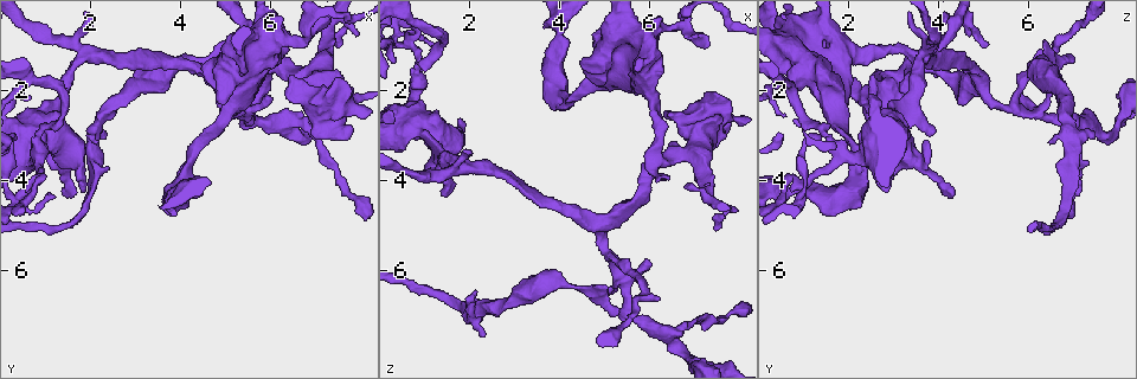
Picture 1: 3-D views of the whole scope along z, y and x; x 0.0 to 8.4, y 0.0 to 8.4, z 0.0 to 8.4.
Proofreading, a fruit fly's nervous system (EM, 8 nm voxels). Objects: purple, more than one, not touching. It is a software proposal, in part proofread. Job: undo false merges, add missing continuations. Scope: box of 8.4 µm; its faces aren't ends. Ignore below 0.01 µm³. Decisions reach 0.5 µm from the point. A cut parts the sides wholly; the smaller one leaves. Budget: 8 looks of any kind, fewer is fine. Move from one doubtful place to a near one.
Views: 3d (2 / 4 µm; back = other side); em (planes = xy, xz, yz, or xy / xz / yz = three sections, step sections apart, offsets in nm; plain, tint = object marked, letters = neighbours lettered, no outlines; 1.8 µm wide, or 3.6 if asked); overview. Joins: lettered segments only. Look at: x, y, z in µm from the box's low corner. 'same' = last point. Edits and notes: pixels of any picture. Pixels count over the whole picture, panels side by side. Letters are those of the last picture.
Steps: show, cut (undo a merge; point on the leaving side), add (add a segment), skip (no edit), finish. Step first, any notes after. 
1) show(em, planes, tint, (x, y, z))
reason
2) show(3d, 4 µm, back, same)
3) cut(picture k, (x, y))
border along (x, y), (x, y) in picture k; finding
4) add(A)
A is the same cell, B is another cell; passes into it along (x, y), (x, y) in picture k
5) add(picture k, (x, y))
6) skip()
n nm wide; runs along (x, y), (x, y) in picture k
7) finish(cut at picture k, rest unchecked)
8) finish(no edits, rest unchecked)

show(em, xy, step 4, letters, (2.35, 3.05, 7.45))
an open end

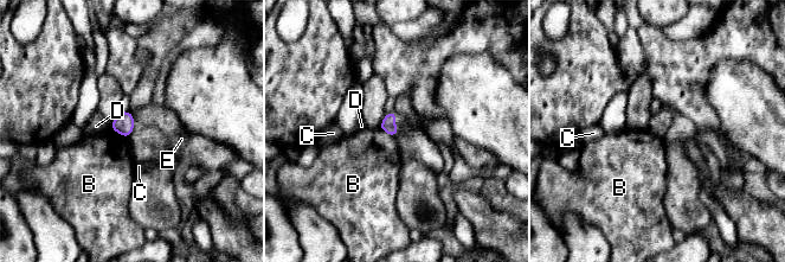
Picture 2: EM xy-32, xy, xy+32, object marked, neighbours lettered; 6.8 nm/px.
show(em, xz, step 8, letters, same)
another direction

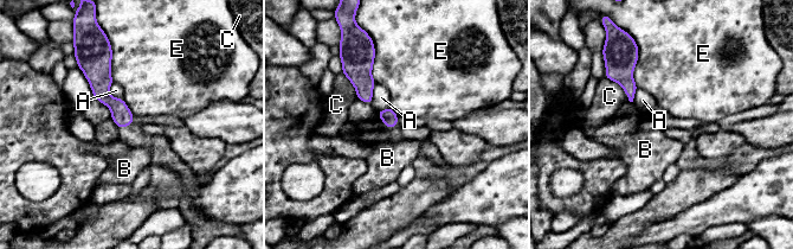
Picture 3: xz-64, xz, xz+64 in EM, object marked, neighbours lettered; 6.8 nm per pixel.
skip()
A, B, C and E are other cells; none of them fits

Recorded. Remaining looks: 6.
show(3d, 4 µm, (7.55, 2.35, 2.55))
thick turns thin

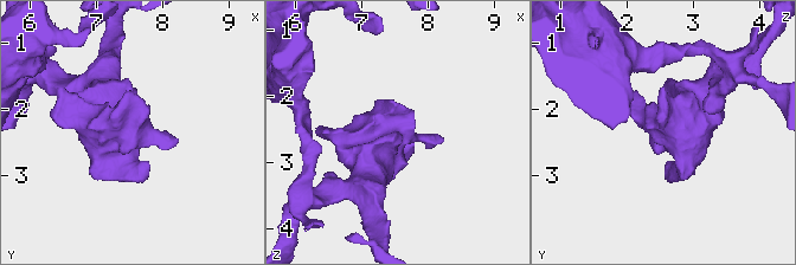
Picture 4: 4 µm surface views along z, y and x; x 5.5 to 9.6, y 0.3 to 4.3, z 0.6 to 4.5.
show(em, 3.6 µm, planes, letters, (7.55, 2.35, 2.60))
shape alone is not enough

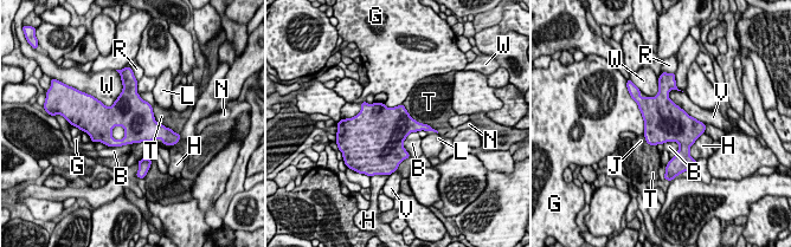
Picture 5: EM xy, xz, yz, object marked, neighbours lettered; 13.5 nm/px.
skip()
V touches over 650 nm; B, G, H, J, L, N, R, T, V and W are other cells; border along (416, 130), (404, 141), (411, 156) in picture 5; continuous, no second neuron

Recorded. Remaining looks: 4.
show(em, planes, tint, (2.05, 1.25, 3.75))

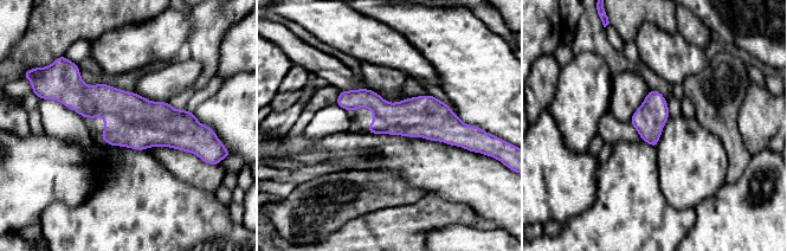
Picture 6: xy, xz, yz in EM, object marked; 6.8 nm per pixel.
show(em, planes, letters, same)

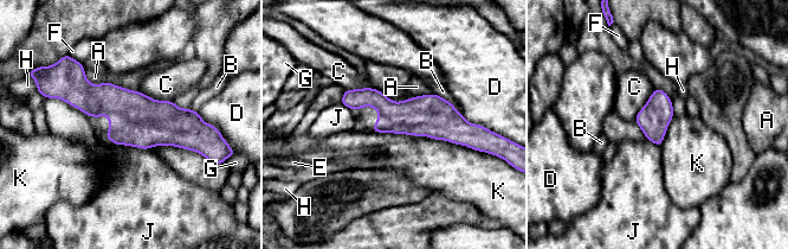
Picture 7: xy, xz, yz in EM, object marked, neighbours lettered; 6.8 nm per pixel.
skip()
A, B, C, D, E, F, G, H, J and K are other cells; runs along (64, 96), (200, 129) in picture 7; all the same neuron

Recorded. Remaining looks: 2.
finish(no edits, rest unchecked)

